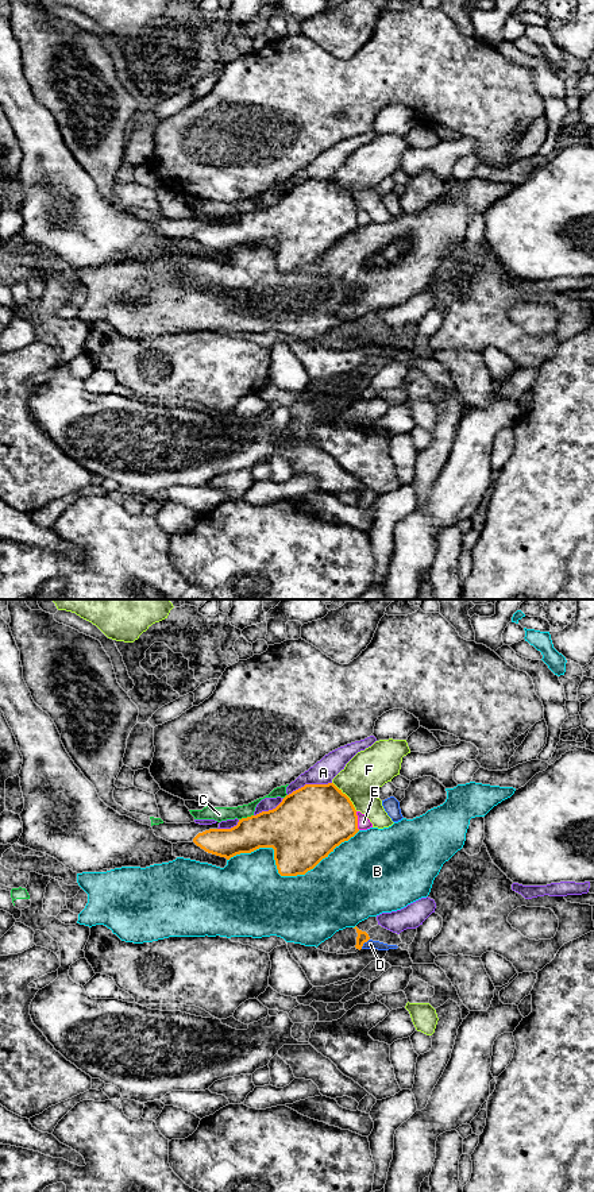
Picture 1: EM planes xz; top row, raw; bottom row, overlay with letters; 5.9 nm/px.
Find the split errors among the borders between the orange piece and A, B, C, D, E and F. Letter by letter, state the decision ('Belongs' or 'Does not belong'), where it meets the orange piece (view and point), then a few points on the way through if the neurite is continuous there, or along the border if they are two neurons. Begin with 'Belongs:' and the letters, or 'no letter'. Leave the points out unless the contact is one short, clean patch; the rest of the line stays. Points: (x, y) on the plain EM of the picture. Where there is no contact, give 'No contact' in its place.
Belongs: no letter
A: Does not belong. Touches orange at xz (309, 180)
B: Does not belong. Touches orange at xz (284, 270)
C: Does not belong. Touches orange at xz (247, 212)
D: Does not belong. Touches orange at xz (363, 338). Boundary: xz (369, 334), (361, 343)
E: Does not belong. Touches orange at xz (357, 216)
F: Does not belong. Touches orange at xz (347, 192)

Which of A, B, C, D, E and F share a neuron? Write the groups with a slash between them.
A / B / C / D / E / F

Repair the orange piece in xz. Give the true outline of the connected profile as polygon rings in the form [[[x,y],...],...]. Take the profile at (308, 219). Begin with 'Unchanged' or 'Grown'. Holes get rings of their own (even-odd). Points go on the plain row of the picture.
Unchanged. [[[333,178],[305,180],[273,205],[239,215],[231,224],[209,224],[193,238],[231,252],[273,243],[281,271],[305,270],[359,227],[356,205]]]

